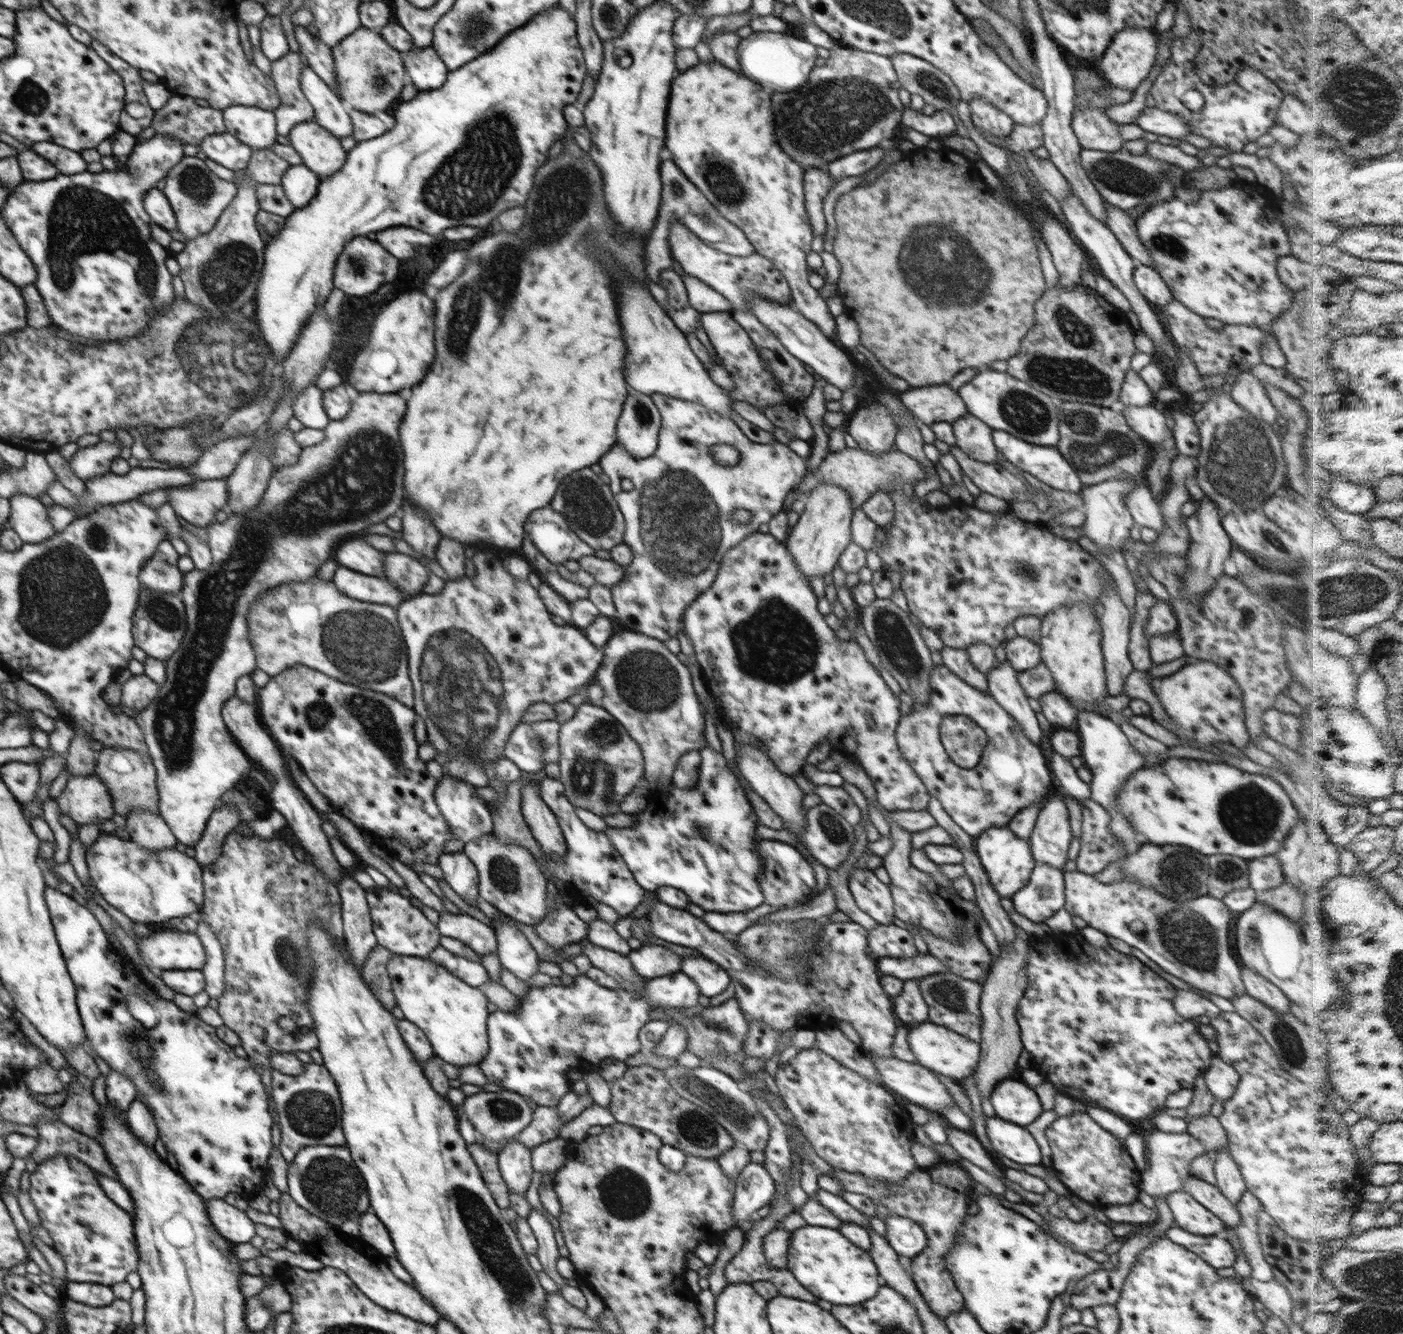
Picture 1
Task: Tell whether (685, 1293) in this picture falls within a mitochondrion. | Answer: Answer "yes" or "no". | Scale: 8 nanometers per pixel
no

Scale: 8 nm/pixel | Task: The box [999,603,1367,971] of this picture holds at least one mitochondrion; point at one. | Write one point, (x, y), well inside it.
(1250, 814)

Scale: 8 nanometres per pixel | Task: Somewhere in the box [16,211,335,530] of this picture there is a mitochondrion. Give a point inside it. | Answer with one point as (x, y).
(217, 365)

